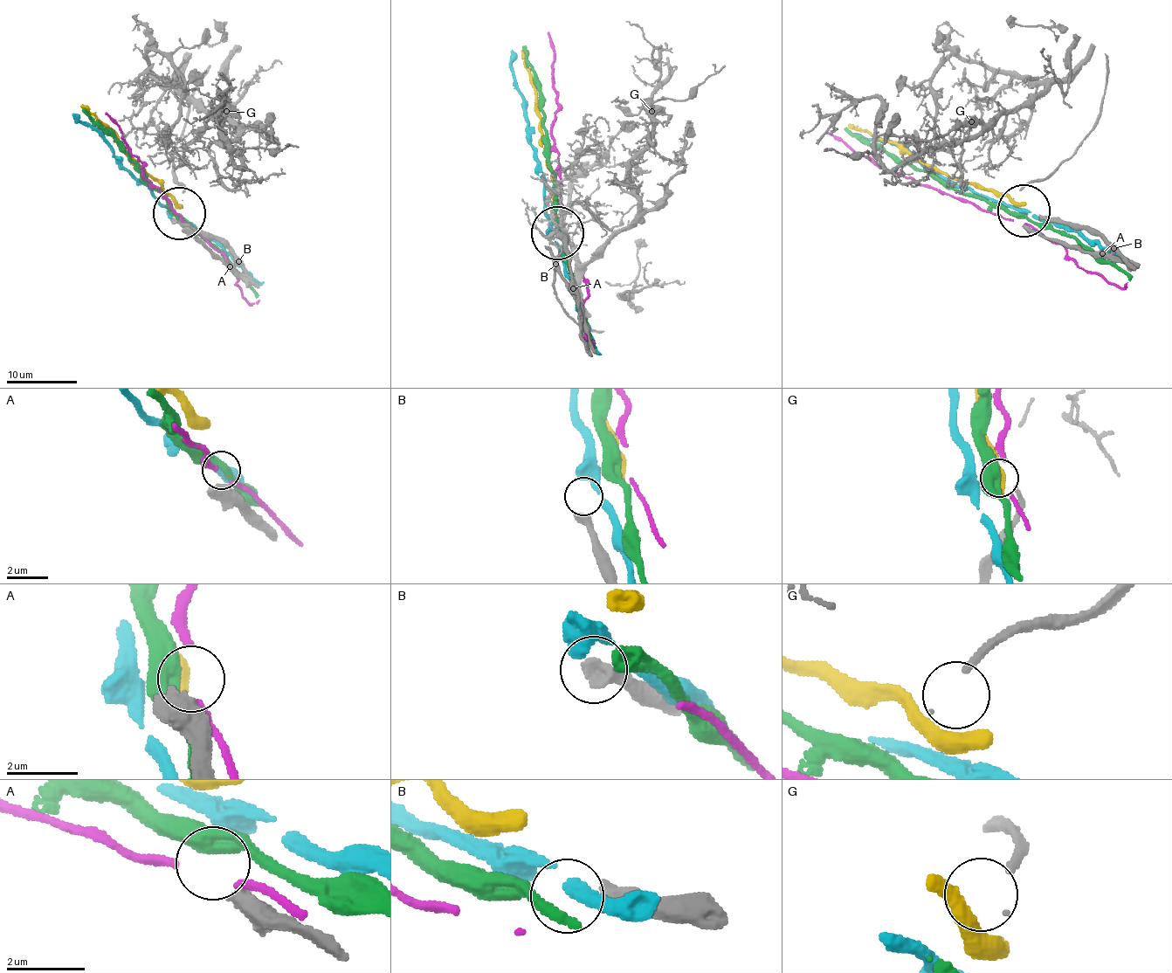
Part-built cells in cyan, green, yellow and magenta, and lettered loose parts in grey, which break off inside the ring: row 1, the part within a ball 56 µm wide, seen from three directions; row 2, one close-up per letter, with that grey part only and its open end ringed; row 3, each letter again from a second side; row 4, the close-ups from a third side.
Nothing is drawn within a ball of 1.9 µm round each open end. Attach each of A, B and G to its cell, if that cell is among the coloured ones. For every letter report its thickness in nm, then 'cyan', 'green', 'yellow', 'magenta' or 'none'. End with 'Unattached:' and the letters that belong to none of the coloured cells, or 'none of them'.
A: calibre 650 nm; none
B: calibre 440 nm; none
G: calibre 160 nm; none
Unattached: A, B, G

